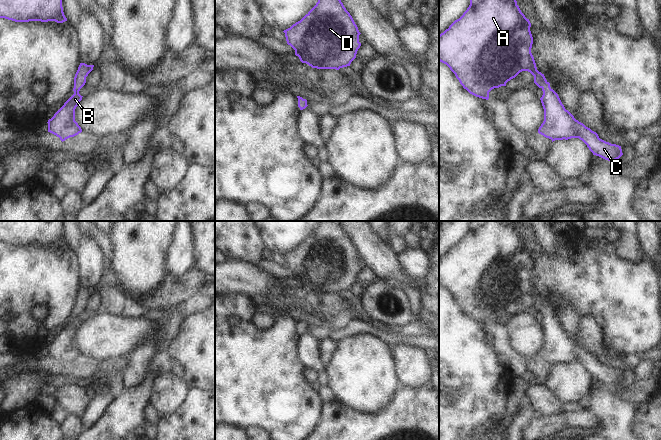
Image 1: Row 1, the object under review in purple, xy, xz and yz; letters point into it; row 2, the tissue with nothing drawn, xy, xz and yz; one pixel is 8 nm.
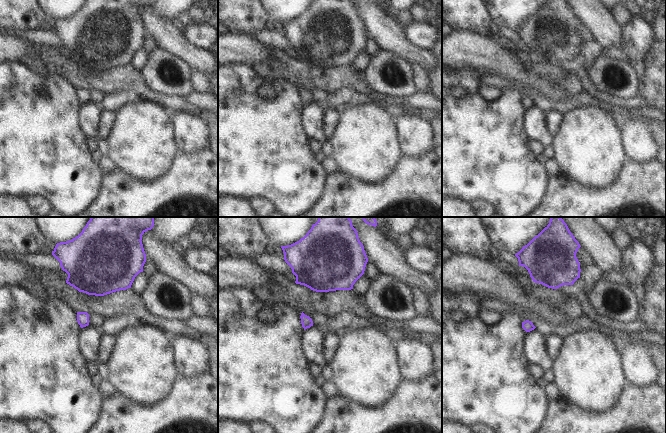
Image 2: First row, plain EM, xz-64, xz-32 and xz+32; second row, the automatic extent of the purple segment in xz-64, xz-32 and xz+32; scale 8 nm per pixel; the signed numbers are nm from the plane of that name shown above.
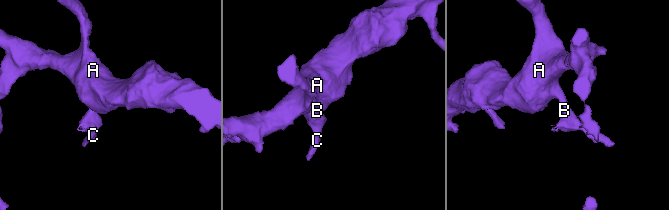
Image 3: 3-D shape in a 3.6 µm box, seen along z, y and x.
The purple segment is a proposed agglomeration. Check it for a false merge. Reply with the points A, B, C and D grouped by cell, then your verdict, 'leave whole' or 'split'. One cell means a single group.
groups A B C D; leave whole

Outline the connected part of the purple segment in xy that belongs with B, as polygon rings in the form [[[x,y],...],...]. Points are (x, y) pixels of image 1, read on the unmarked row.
[[[80,287],[74,301],[74,318],[47,346],[48,356],[59,361],[62,366],[82,356],[81,351],[75,345],[75,333],[83,321],[79,315],[85,309],[86,301],[93,294],[93,291],[94,289]]]

